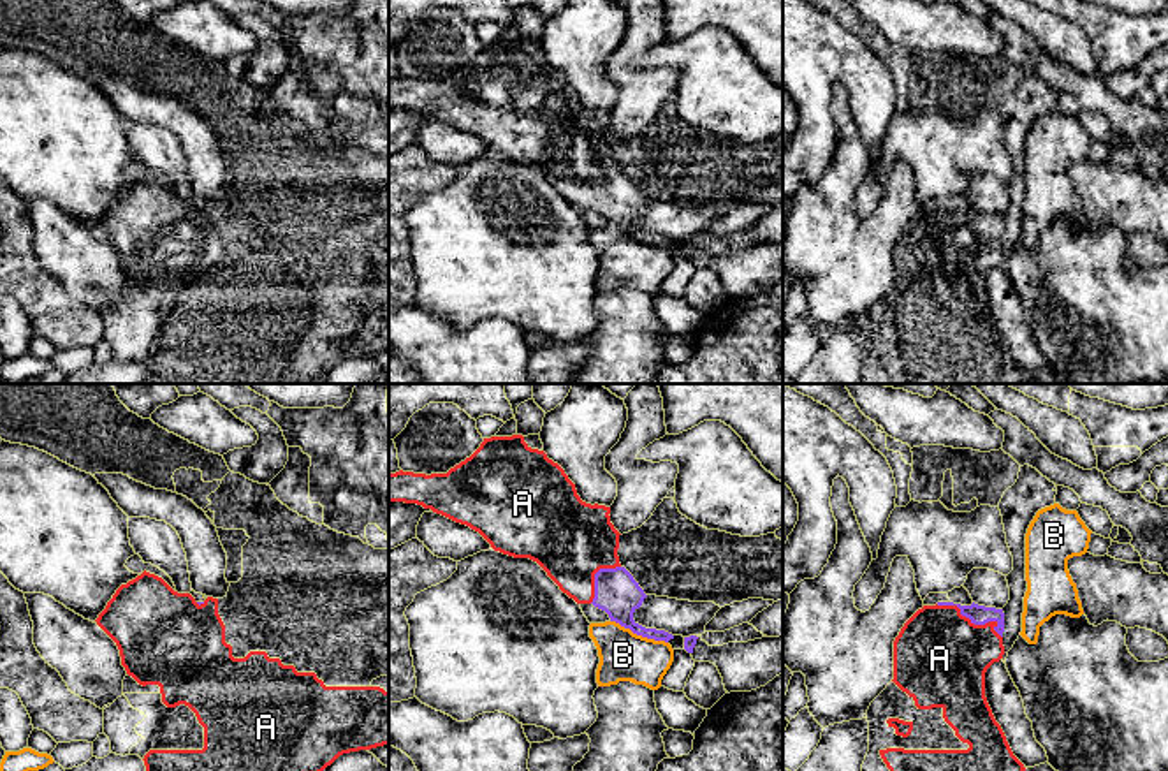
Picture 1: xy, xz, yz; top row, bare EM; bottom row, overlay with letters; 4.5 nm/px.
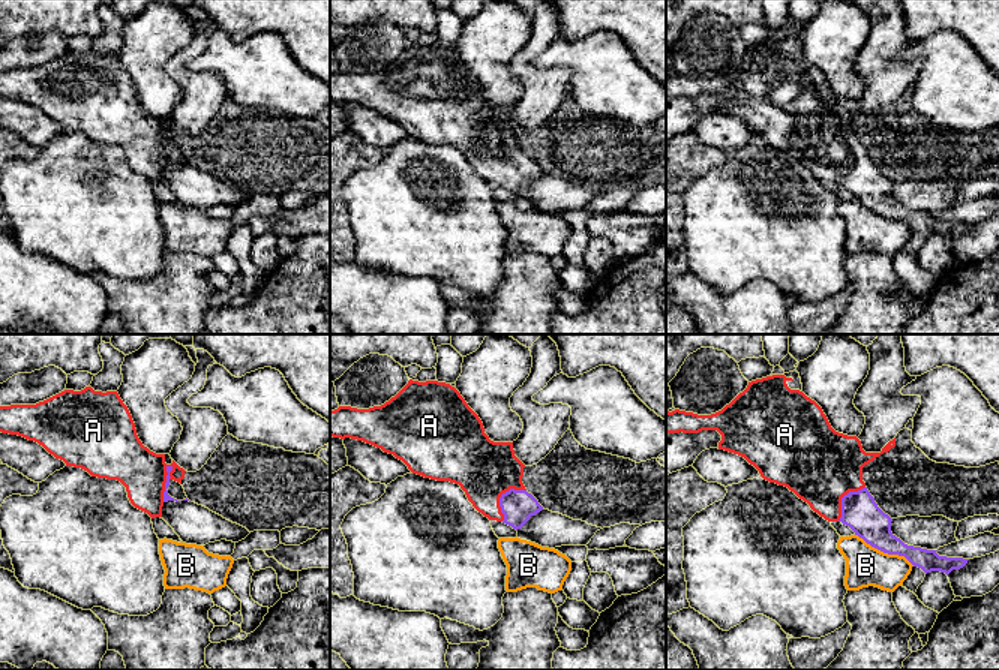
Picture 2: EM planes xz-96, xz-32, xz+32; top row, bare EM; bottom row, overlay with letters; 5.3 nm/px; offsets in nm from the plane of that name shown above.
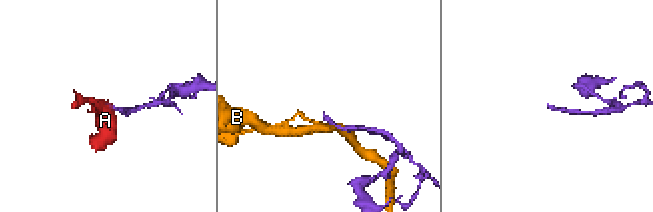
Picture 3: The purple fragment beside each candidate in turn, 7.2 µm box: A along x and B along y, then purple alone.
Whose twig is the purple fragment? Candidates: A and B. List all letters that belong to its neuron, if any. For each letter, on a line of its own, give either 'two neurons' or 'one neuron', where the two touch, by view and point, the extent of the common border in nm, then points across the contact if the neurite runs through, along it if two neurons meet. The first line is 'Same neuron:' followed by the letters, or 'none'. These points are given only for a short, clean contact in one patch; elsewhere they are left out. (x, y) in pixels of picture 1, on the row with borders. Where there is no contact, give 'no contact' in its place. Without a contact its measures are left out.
Same neuron: A
A: one neuron; meets purple in yz at (973, 622); contact 340 nm long
B: two neurons; meets purple in xz at (639, 634); contact 280 nm long; border along xz (611, 620), (637, 634), (667, 643)

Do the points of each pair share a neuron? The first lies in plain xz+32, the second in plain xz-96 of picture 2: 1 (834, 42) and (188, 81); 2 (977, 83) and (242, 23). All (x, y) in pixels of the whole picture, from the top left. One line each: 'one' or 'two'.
1: two
2: two

